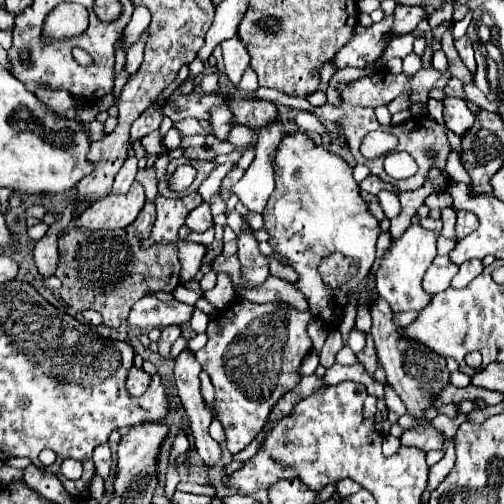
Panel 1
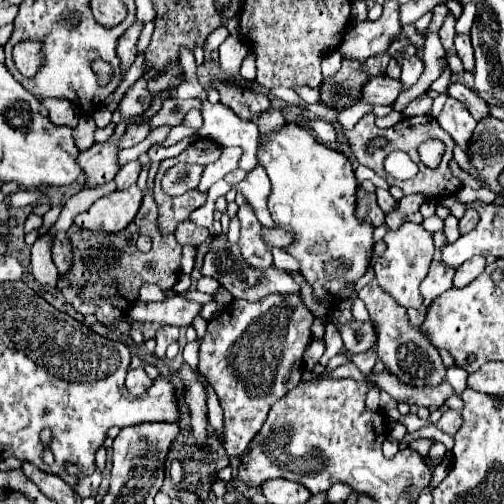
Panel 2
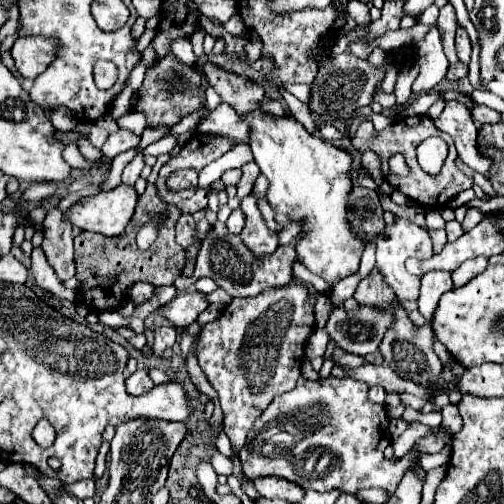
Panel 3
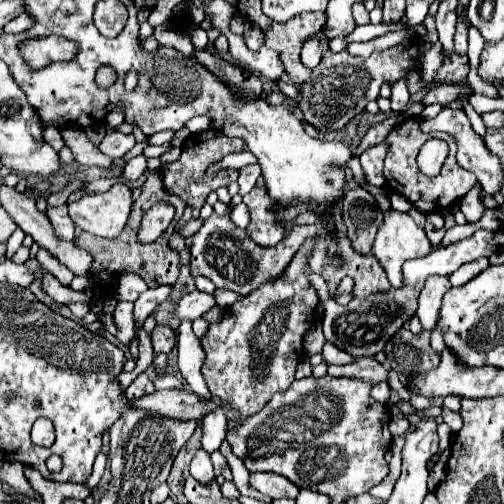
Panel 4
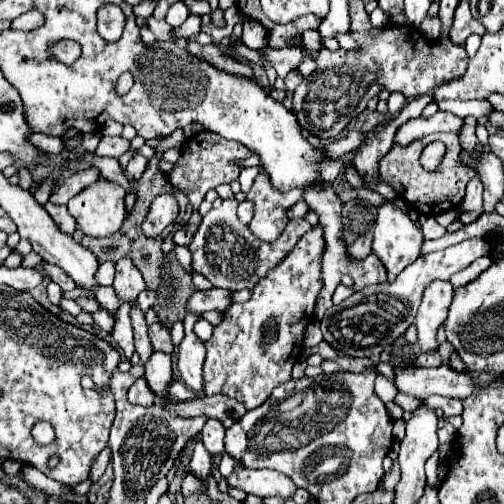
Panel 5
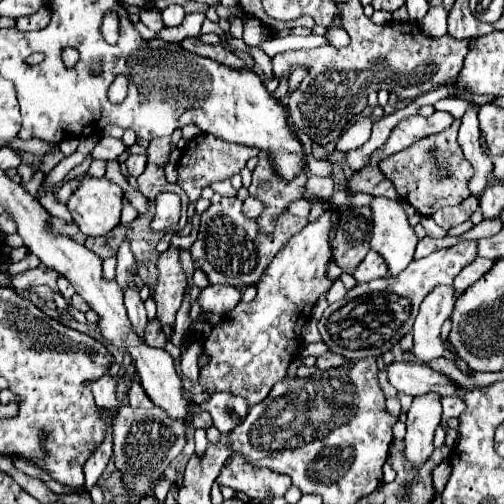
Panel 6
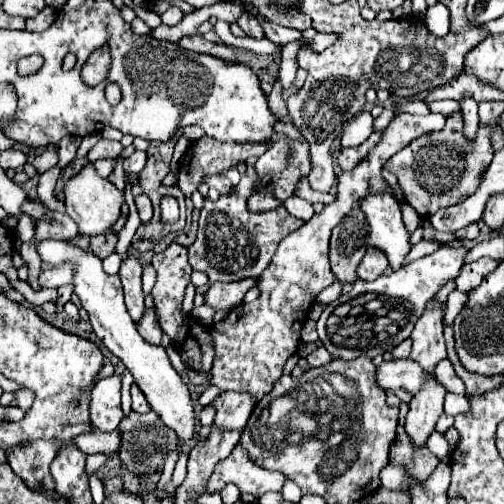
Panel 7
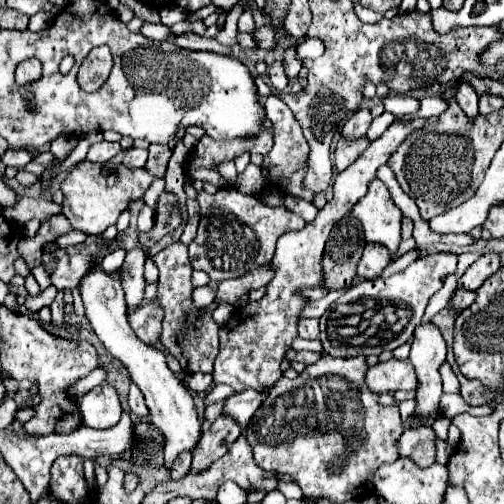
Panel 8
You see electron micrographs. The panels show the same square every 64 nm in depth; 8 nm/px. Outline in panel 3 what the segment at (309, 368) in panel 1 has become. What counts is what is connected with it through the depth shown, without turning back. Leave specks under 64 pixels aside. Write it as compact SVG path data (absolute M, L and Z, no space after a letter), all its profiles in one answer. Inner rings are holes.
M316 326L312 336L310 336L310 340L308 340L308 344L306 344L306 360L312 360L316 356L324 356L324 352L328 348L328 340L330 338L328 338L326 330Z

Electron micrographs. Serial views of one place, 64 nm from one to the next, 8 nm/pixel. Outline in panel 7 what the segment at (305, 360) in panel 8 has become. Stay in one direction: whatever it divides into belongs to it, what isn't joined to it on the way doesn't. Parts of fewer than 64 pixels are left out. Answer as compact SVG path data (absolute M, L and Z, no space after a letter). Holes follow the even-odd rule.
M322 346L316 348L316 350L312 350L312 352L308 352L304 358L306 359L306 362L308 362L310 368L314 368L314 366L318 368L318 366L322 366L324 362L330 362L330 360L332 360L332 356L330 356Z

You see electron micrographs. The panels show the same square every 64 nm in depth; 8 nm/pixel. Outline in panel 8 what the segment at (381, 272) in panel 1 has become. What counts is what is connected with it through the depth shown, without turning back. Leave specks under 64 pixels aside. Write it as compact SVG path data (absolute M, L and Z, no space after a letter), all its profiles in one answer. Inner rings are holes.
M380 180L368 184L368 194L354 204L352 214L360 220L366 242L380 242L390 254L398 250L402 212L396 208L388 188Z

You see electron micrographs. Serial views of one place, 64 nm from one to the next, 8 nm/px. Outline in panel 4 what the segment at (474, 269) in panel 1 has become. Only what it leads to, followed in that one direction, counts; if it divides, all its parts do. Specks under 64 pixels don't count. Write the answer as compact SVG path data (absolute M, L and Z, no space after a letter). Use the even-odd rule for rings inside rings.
M478 258L474 262L468 262L464 266L460 266L454 274L450 274L450 284L452 286L462 286L466 282L470 282L472 278L476 278L482 270L486 270L490 264L488 264L488 258Z

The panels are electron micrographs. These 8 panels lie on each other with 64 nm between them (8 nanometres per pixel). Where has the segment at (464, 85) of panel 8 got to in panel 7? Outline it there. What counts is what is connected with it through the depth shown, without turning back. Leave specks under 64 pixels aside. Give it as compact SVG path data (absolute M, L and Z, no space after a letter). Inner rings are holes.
M472 98L460 100L460 110L464 114L464 132L472 140L478 130L478 102Z

